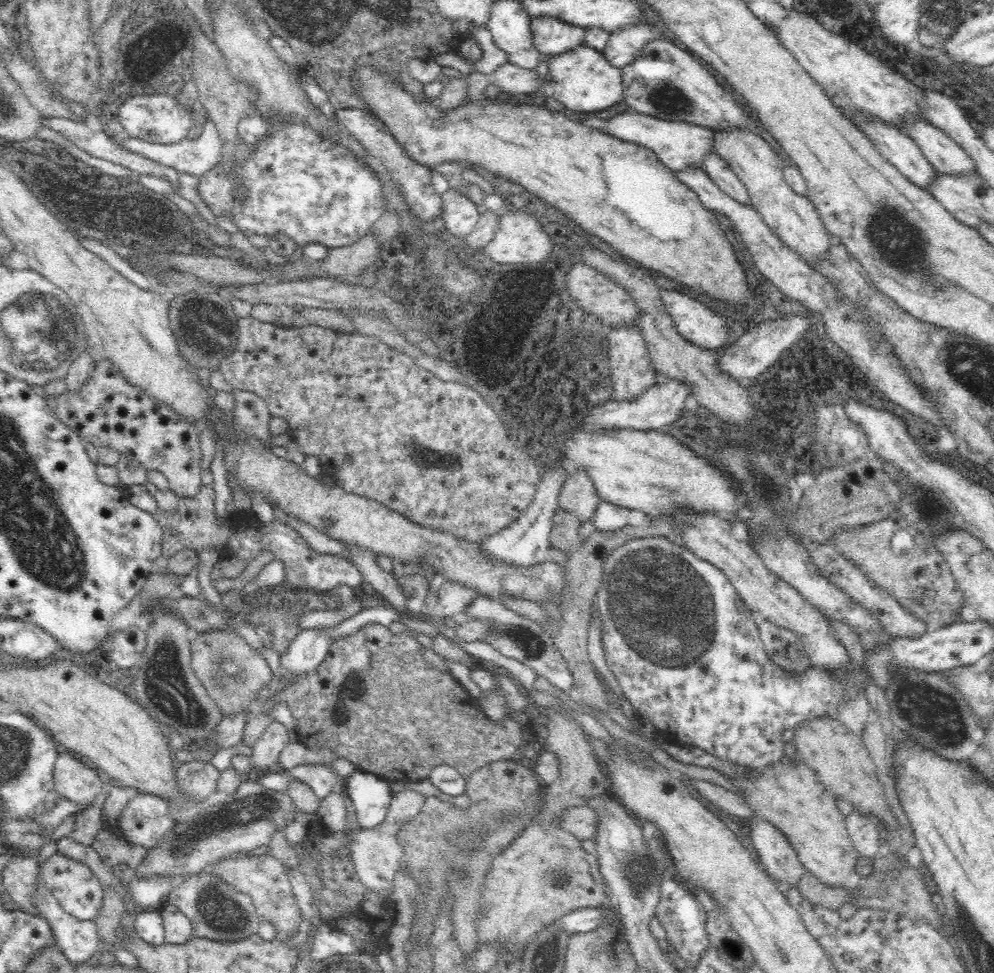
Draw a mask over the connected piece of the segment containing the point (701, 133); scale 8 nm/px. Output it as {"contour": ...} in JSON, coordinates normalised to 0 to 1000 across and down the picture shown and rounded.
{"contour":[[[639,114],[638,117],[634,117],[634,115],[622,117],[622,119],[614,121],[610,127],[612,127],[610,136],[614,136],[616,140],[622,140],[626,144],[640,146],[640,148],[654,152],[660,161],[679,178],[691,175],[691,172],[707,173],[709,161],[718,156],[716,146],[718,146],[719,136],[713,131],[665,123]]]}

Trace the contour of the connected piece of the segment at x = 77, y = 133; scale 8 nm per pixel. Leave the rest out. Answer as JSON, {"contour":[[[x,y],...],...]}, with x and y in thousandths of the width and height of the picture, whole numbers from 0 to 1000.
{"contour":[[[48,120],[43,122],[44,129],[60,137],[78,152],[97,162],[107,162],[107,164],[111,164],[115,169],[123,169],[123,171],[127,171],[127,173],[131,173],[131,175],[135,175],[139,179],[165,181],[165,183],[171,185],[171,189],[177,195],[179,177],[175,173],[167,173],[167,171],[163,171],[159,166],[153,166],[153,163],[125,153],[125,151],[115,146],[111,139],[106,136],[95,136],[85,124],[74,125],[70,121]]]}

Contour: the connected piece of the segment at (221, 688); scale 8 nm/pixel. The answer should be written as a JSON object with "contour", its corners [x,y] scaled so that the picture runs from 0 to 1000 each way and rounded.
{"contour":[[[233,644],[213,646],[193,654],[193,687],[225,735],[237,733],[252,726],[258,713],[264,709],[264,705],[270,703],[275,695],[268,678],[245,658]]]}

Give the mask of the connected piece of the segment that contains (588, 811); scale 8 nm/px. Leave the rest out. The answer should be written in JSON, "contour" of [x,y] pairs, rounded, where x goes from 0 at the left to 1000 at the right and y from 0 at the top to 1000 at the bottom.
{"contour":[[[592,825],[570,830],[562,841],[564,851],[585,864],[599,861],[602,844],[603,837]]]}

